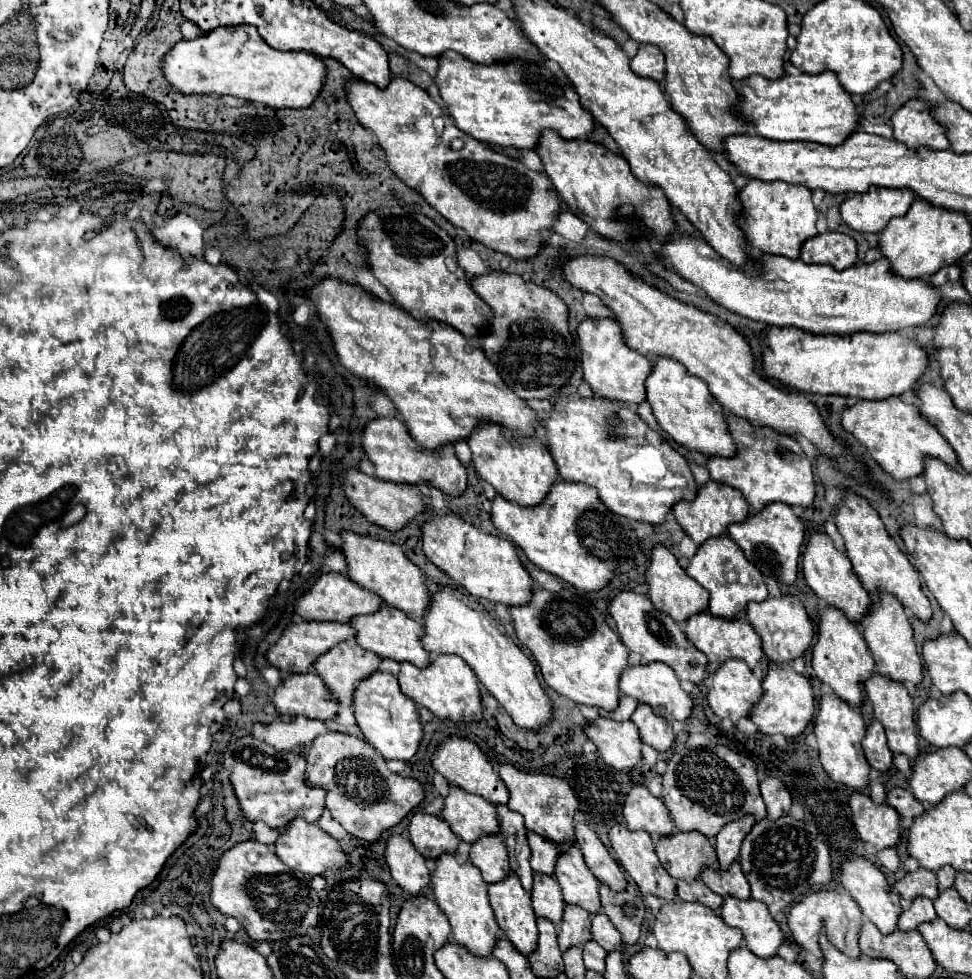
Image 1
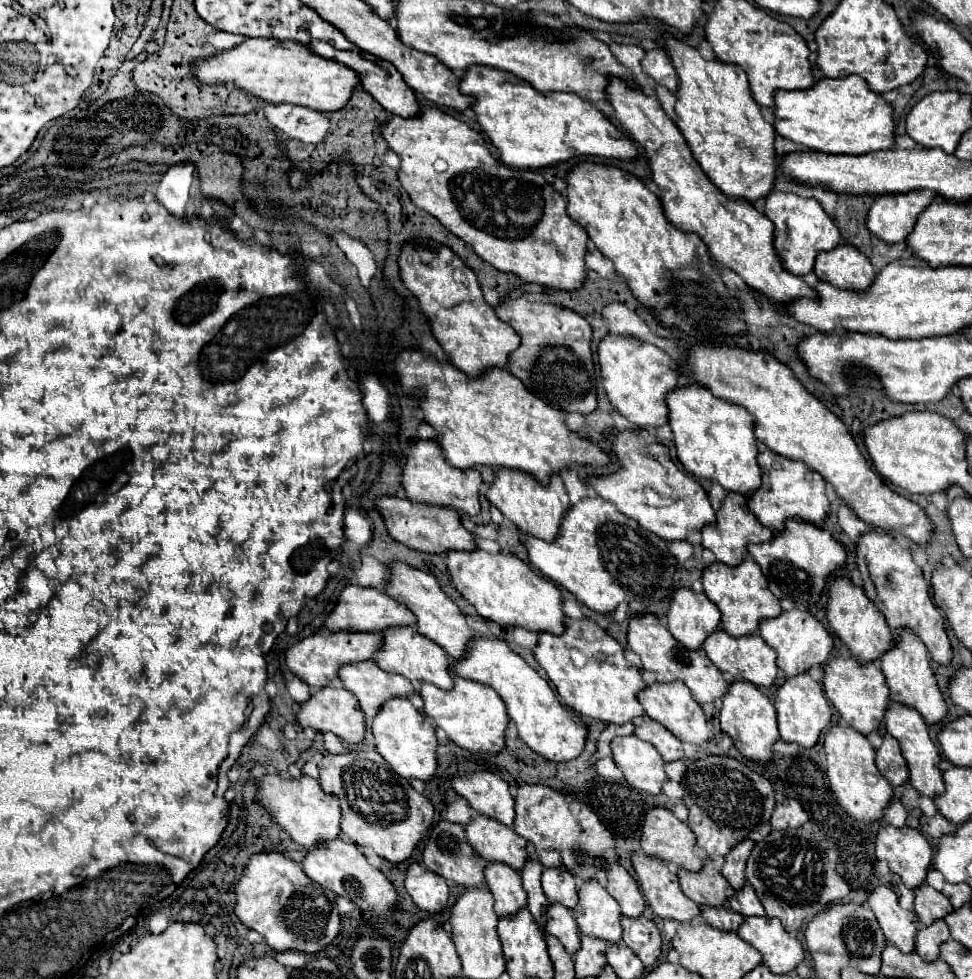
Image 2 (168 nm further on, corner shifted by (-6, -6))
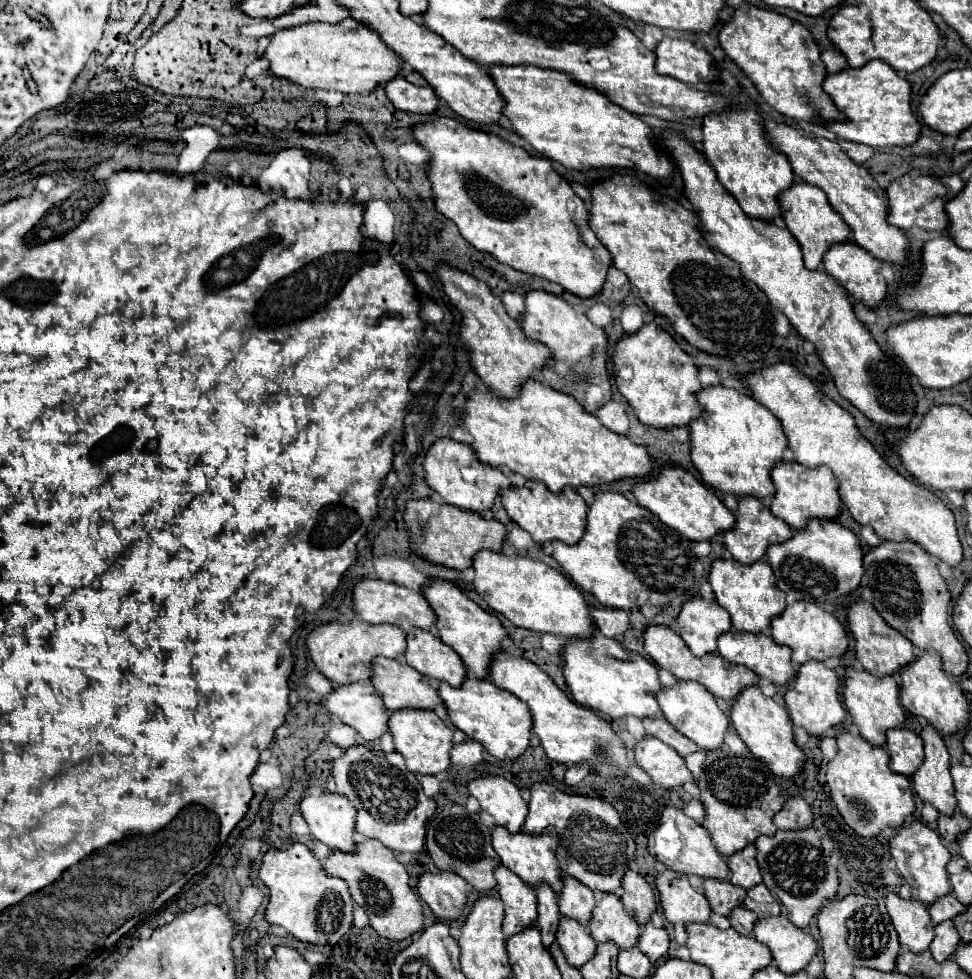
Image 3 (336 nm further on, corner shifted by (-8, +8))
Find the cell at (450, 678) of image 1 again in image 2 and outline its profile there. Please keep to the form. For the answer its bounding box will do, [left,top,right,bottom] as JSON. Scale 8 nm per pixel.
[419,678,509,754]

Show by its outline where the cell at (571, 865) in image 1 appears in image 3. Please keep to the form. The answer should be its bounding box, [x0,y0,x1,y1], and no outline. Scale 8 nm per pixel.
[589,892,639,948]

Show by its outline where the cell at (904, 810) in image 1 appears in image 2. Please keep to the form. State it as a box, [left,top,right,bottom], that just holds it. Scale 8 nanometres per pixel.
[921,814,955,840]

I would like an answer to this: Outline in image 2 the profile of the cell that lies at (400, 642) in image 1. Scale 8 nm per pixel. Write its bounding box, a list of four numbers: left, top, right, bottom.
[375,626,453,690]

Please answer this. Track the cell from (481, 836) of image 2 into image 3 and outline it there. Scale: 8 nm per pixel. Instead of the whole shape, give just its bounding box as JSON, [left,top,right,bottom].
[491,826,561,892]

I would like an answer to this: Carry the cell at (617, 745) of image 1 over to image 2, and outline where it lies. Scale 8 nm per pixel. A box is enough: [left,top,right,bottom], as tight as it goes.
[611,736,667,794]

